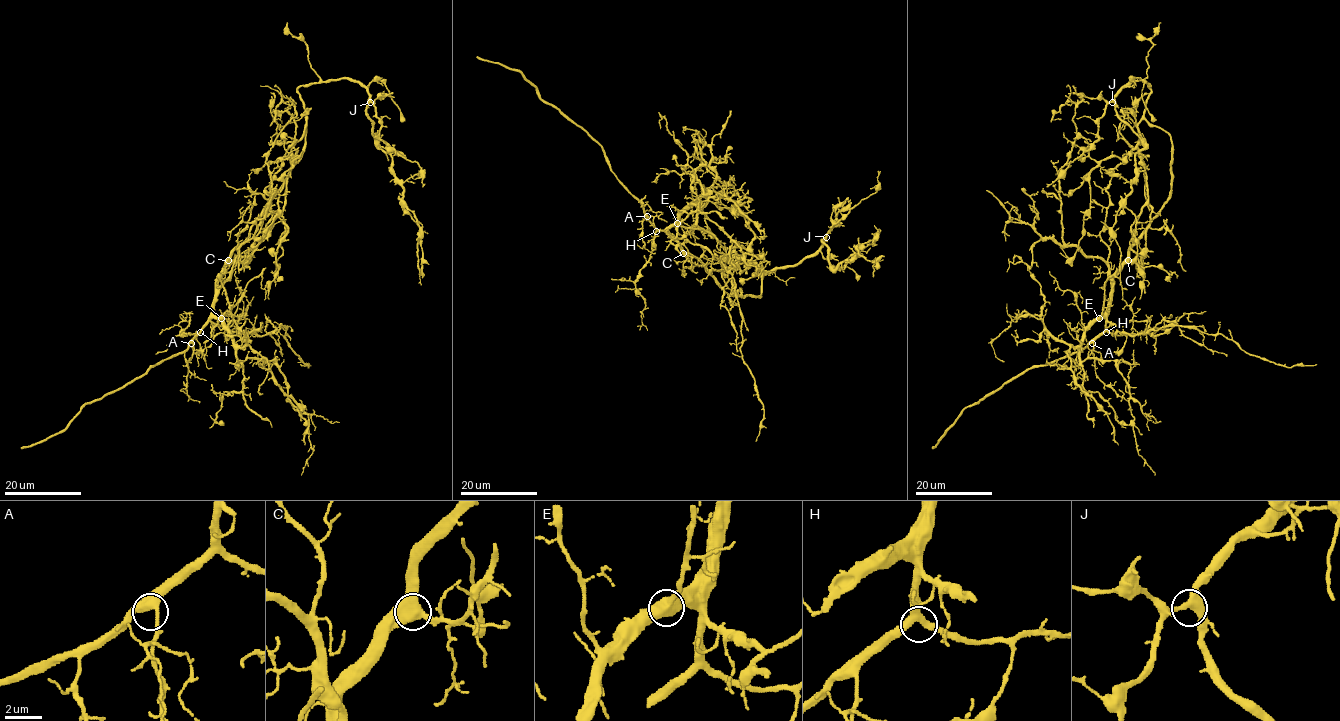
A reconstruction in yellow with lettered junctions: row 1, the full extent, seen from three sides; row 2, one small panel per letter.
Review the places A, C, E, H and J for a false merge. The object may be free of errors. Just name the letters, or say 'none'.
none

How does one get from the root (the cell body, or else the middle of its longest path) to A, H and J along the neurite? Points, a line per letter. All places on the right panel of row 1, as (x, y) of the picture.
A: (1168, 200), (1134, 243), (1122, 270), (1113, 278), (1106, 328), (1092, 343)
H: (1168, 200), (1134, 243), (1122, 270), (1112, 280), (1106, 332)
J: (1168, 200), (1171, 140), (1167, 133), (1144, 117), (1149, 85), (1140, 78), (1130, 80), (1112, 102)

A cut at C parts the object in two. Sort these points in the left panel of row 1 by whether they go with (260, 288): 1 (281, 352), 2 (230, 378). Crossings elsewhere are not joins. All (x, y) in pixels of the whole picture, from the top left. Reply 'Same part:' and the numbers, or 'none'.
Same part: 1, 2

